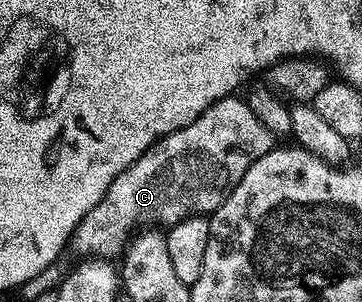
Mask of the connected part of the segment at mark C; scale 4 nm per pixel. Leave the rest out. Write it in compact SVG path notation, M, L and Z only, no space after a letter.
M242 97L217 100L217 104L201 112L193 124L154 142L133 165L117 176L117 180L113 180L113 184L109 184L105 196L83 217L81 224L77 224L73 250L75 246L79 258L83 260L115 260L126 251L127 243L140 228L170 228L186 218L214 214L231 195L233 188L237 188L241 176L245 176L245 172L258 158L268 154L276 142L276 135L271 134L261 120L257 120L257 116L253 116Z

